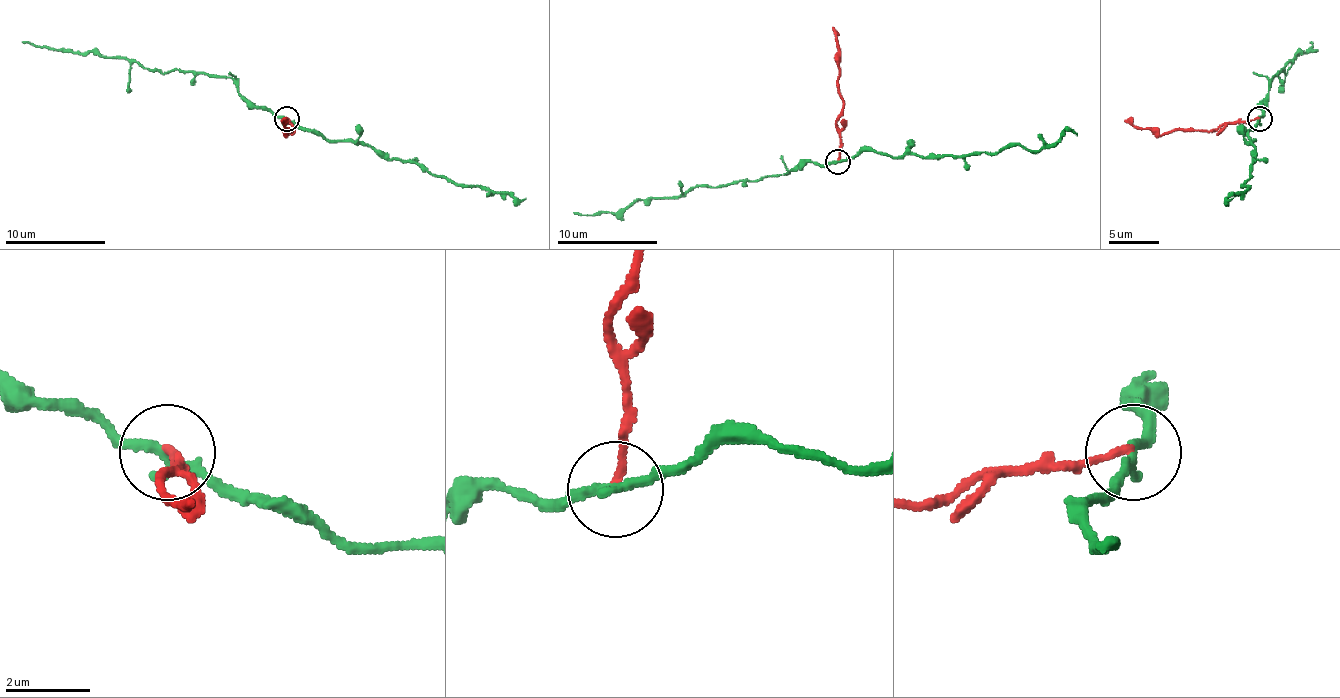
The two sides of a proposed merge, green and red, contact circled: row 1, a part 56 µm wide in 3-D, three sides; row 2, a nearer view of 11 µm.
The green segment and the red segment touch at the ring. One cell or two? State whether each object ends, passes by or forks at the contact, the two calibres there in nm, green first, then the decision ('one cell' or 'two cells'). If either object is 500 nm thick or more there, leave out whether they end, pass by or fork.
green passes by | red ends | 240/170 nm | two cells

